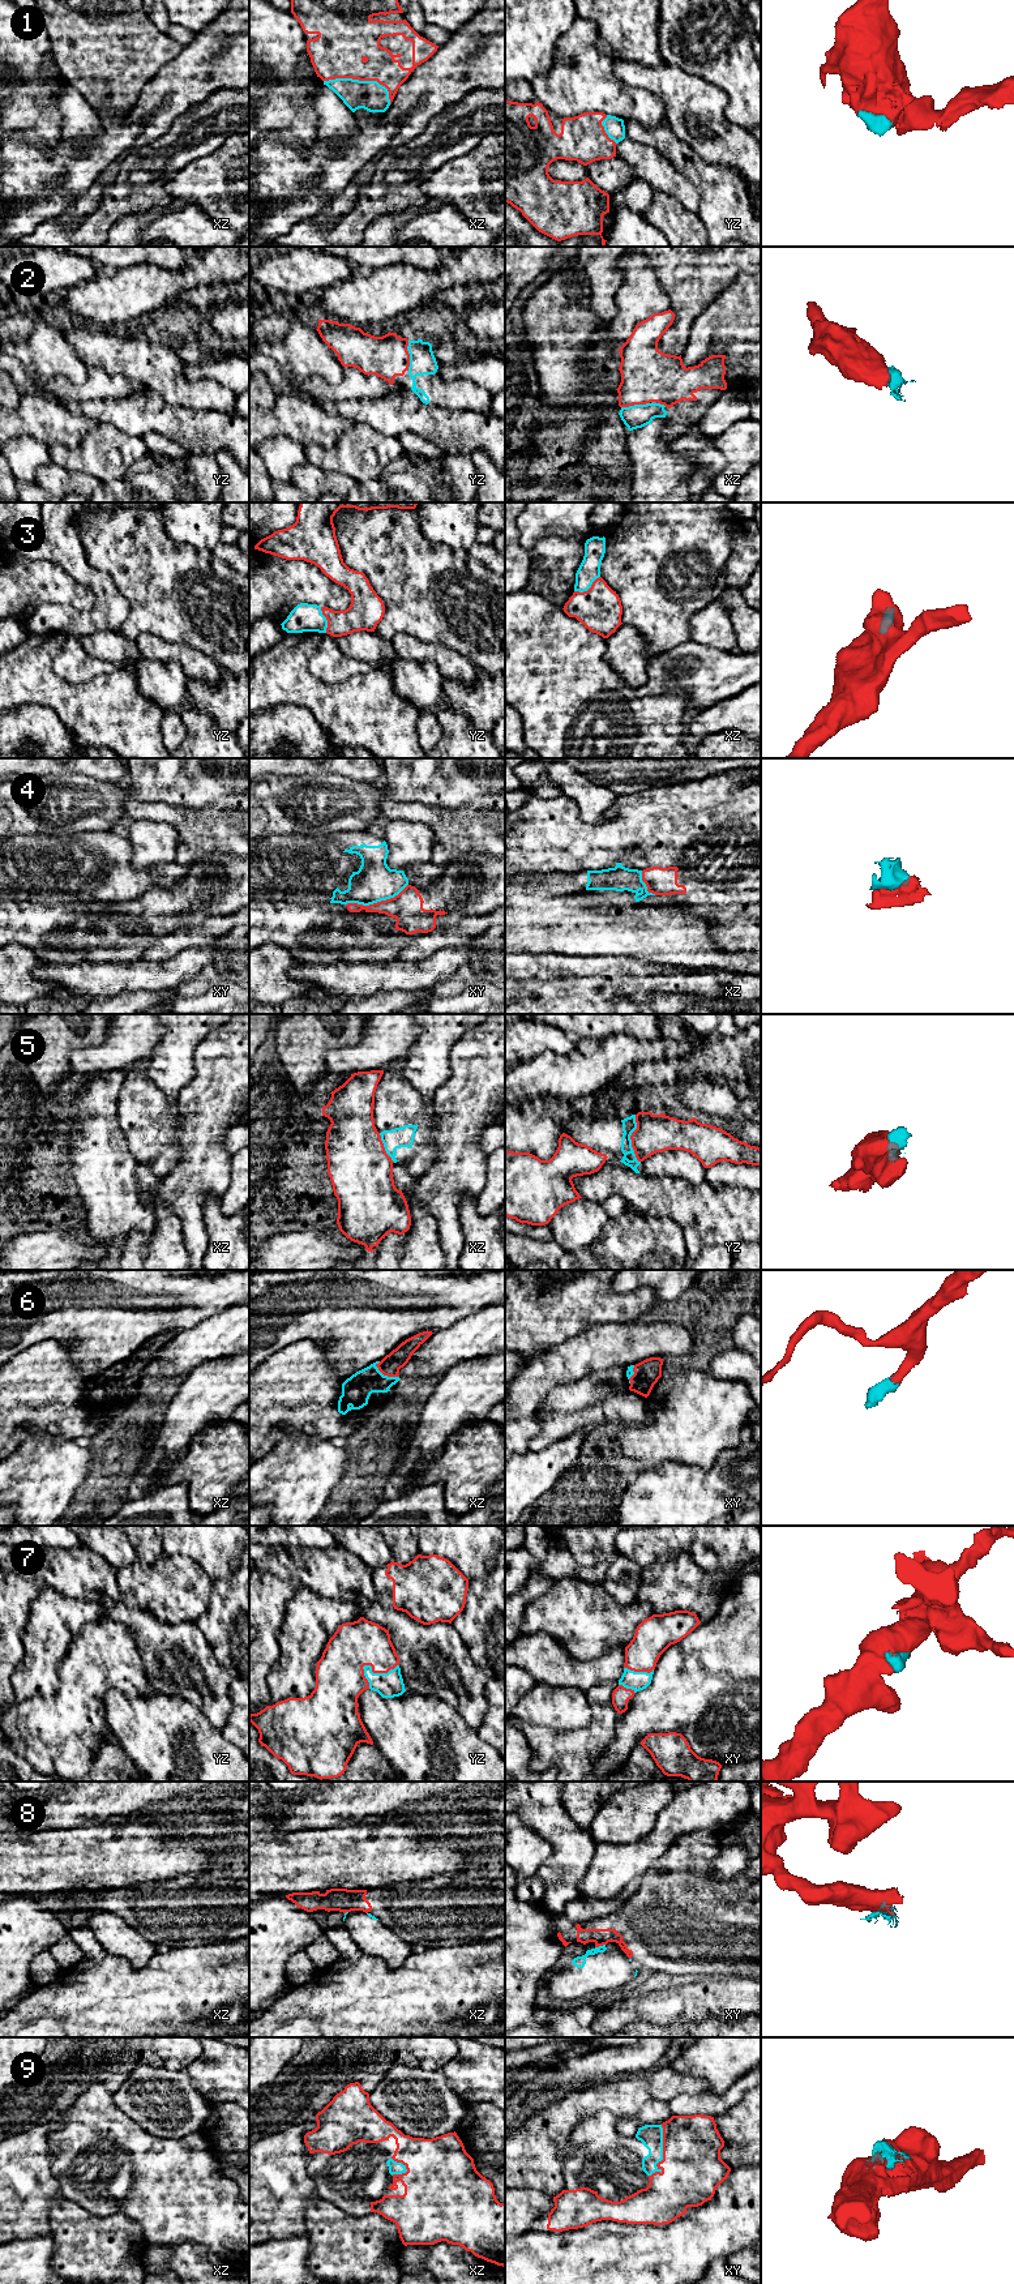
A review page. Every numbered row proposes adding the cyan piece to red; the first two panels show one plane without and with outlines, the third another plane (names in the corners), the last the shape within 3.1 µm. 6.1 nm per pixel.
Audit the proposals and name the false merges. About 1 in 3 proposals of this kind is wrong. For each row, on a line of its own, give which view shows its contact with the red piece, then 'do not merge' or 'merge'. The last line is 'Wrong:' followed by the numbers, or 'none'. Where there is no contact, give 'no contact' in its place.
1: contact in xz; merge
2: contact in yz; merge
3: contact in xz; merge
4: contact in xy; do not merge
5: contact in yz; do not merge
6: contact in xz; merge
7: contact in yz; merge
8: contact in xy; do not merge
9: contact in xy; merge
Wrong: 4, 5, 8

